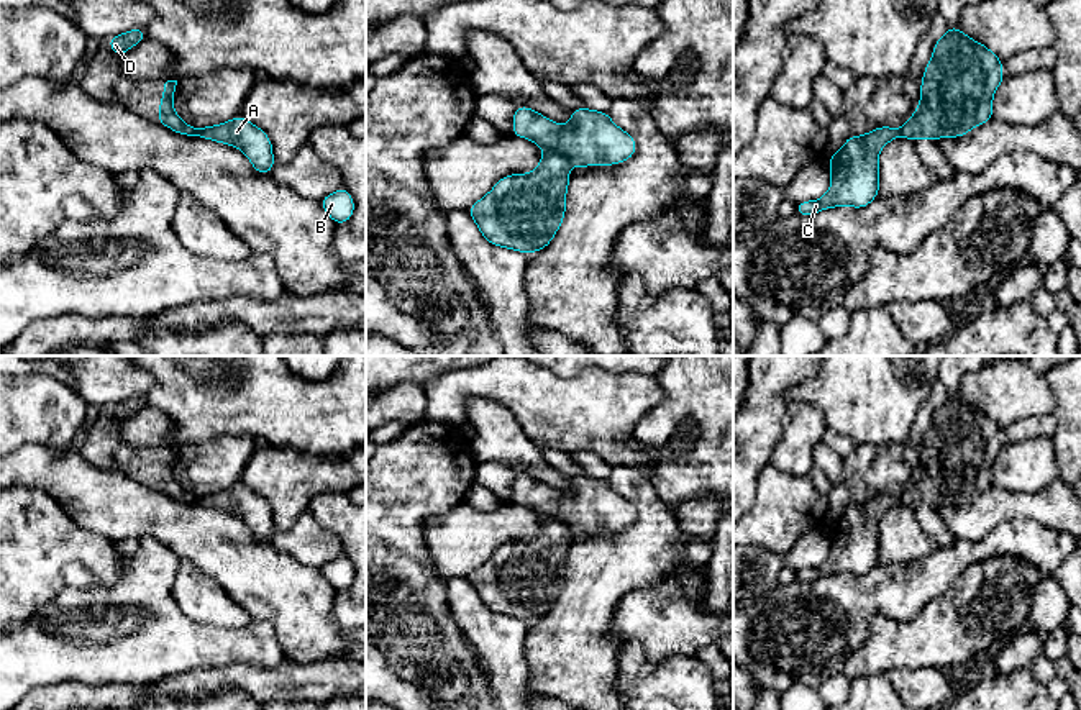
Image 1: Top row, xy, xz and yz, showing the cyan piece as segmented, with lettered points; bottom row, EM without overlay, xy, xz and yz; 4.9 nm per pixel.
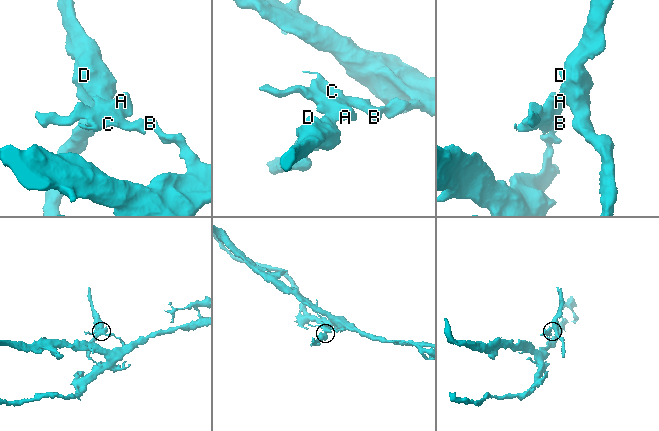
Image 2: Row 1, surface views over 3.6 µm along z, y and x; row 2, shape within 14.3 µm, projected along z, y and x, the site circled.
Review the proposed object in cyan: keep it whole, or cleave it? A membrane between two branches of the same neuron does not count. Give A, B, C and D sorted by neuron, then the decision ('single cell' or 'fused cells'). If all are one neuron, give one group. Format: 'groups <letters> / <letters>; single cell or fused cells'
groups A B C / D; fused cells

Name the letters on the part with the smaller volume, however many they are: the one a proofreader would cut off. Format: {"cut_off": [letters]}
{"cut_off": ["D"]}

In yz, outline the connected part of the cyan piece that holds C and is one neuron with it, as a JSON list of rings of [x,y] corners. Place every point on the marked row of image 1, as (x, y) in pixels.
[[[891,126],[876,128],[863,136],[850,136],[843,148],[828,157],[832,185],[820,200],[800,202],[796,213],[812,216],[832,207],[863,208],[879,190],[879,151],[901,136]]]

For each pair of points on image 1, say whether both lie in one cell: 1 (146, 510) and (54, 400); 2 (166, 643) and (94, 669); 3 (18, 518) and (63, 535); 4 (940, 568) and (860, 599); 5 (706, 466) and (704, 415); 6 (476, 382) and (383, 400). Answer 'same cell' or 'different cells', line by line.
1: different cells
2: same cell
3: same cell
4: same cell
5: same cell
6: different cells

